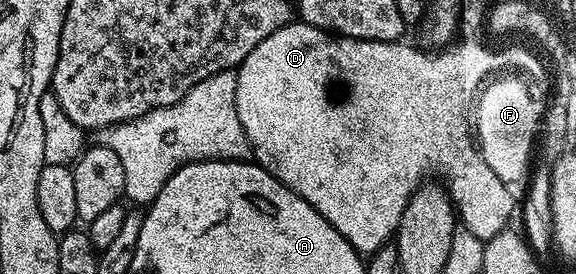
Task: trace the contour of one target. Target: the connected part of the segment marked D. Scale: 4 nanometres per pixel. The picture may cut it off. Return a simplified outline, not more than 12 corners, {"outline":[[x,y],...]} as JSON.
{"outline":[[303,22],[236,72],[255,163],[377,252],[437,172],[488,241],[468,110],[524,48]]}

